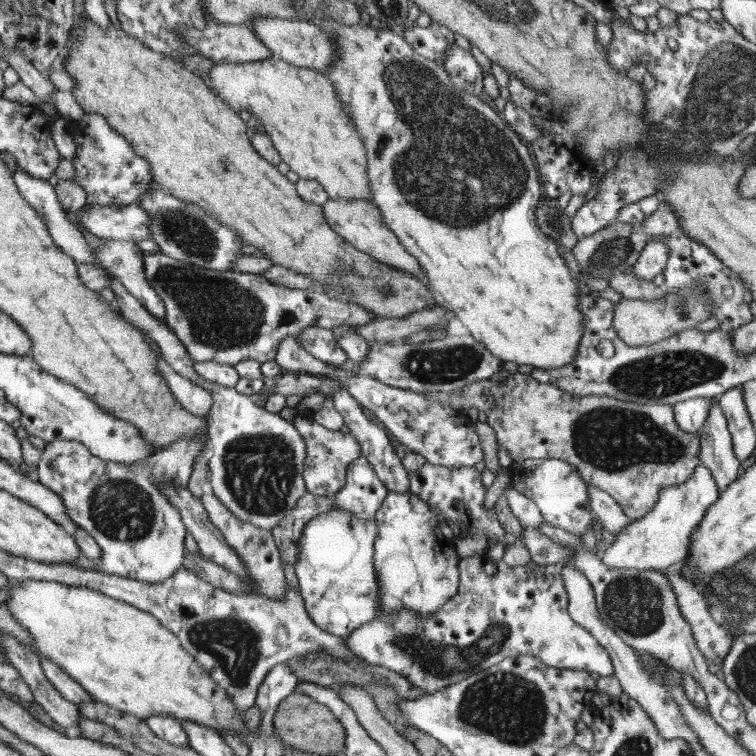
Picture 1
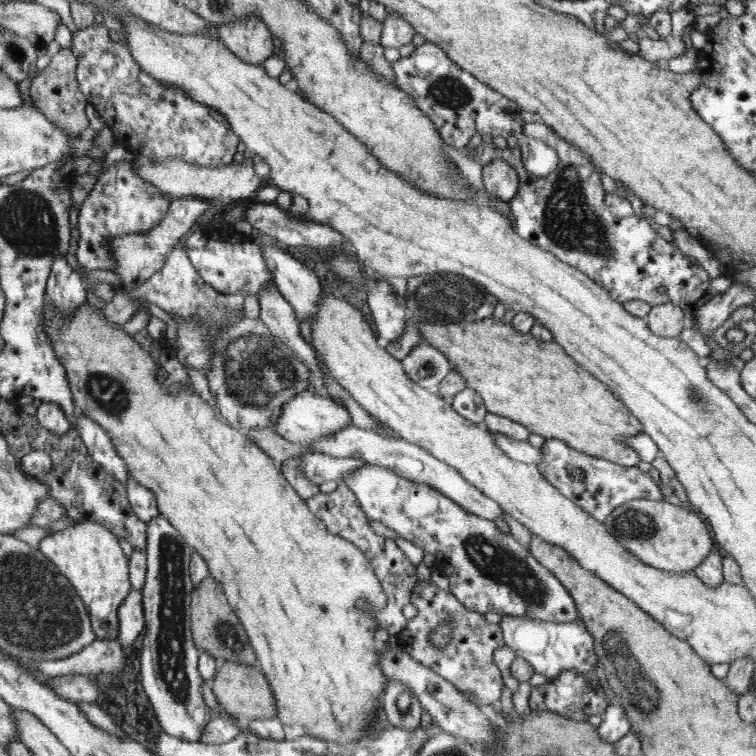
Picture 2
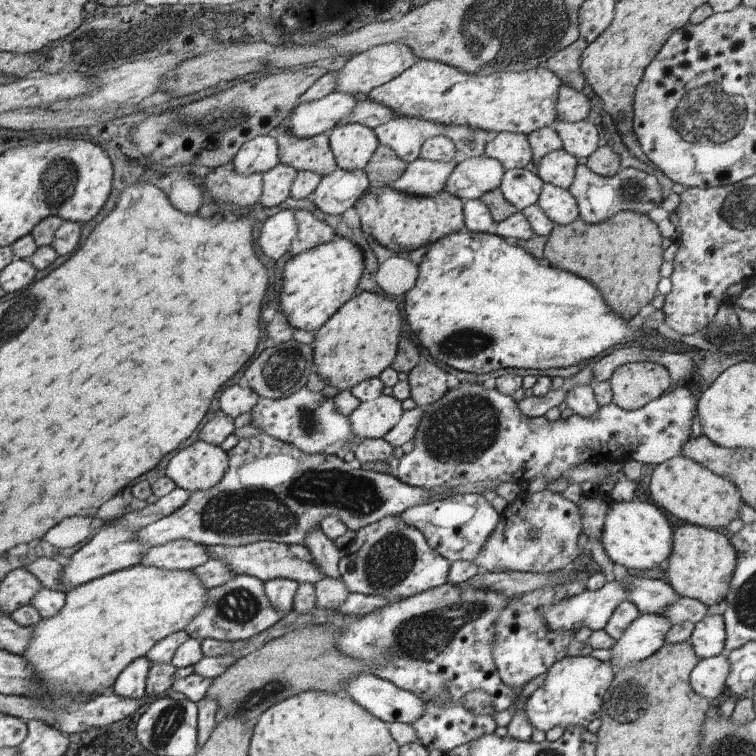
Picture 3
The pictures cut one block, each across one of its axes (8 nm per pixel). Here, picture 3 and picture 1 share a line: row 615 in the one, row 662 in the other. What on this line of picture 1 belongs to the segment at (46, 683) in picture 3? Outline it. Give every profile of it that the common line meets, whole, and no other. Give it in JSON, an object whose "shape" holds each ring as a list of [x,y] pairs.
{"shape":[[[9,579],[7,585],[10,587],[8,592],[8,598],[5,600],[5,606],[9,609],[9,613],[13,615],[15,621],[20,625],[21,629],[25,628],[31,637],[33,637],[33,645],[37,649],[37,656],[45,655],[45,657],[51,659],[53,664],[59,666],[59,668],[71,677],[75,682],[81,685],[81,688],[93,698],[93,701],[102,702],[109,707],[119,709],[123,713],[129,716],[135,716],[140,719],[147,719],[149,716],[171,716],[179,720],[185,720],[185,722],[195,722],[195,724],[201,724],[205,728],[211,728],[215,732],[219,733],[219,730],[235,730],[237,737],[241,737],[241,728],[243,728],[243,721],[241,721],[242,714],[239,713],[239,709],[235,709],[233,701],[227,697],[225,689],[219,687],[213,678],[209,677],[207,671],[201,669],[201,665],[193,659],[193,655],[189,655],[179,639],[167,629],[162,626],[152,614],[147,611],[139,610],[137,607],[129,605],[129,603],[118,601],[114,598],[109,598],[109,595],[103,594],[101,591],[91,590],[83,588],[81,586],[67,586],[67,584],[61,584],[61,582],[47,582],[47,580],[12,580]]]}

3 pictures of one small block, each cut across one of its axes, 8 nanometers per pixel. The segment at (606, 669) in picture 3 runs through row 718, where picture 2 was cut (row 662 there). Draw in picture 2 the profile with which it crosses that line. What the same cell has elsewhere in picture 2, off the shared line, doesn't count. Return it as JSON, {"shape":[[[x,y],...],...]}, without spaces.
{"shape":[[[501,615],[501,622],[498,626],[504,637],[504,645],[510,648],[517,657],[526,660],[537,674],[551,681],[561,671],[575,669],[580,675],[590,680],[592,689],[601,687],[593,673],[593,664],[597,662],[593,637],[579,618],[575,622],[557,624],[531,620],[529,617]]]}

